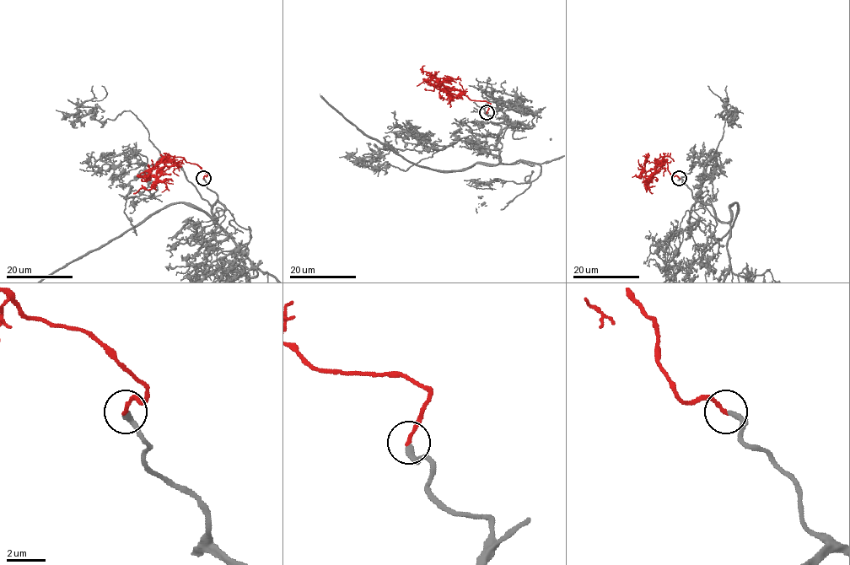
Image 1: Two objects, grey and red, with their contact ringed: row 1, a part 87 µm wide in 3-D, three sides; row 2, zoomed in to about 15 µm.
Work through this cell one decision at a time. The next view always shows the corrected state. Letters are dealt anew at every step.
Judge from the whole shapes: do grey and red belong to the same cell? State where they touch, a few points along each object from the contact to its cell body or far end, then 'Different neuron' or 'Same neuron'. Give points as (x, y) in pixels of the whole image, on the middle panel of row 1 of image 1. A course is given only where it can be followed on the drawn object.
Place: (486, 112). Course of red: (486, 113), (489, 103), (470, 100), (463, 94), (452, 96), (430, 83), (432, 74), (438, 78), (459, 76). Same neuron

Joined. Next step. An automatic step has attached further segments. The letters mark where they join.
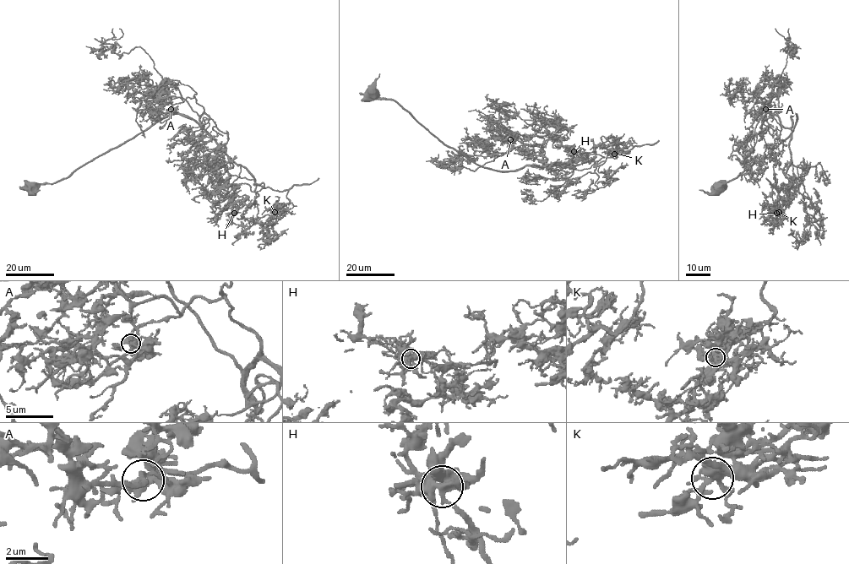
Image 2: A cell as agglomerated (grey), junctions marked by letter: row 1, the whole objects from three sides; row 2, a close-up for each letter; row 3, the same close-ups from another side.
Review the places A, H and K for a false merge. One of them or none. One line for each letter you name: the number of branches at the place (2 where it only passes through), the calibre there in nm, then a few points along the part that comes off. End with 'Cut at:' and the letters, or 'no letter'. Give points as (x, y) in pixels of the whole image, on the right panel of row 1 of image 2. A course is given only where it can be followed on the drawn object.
Cut at: no letter

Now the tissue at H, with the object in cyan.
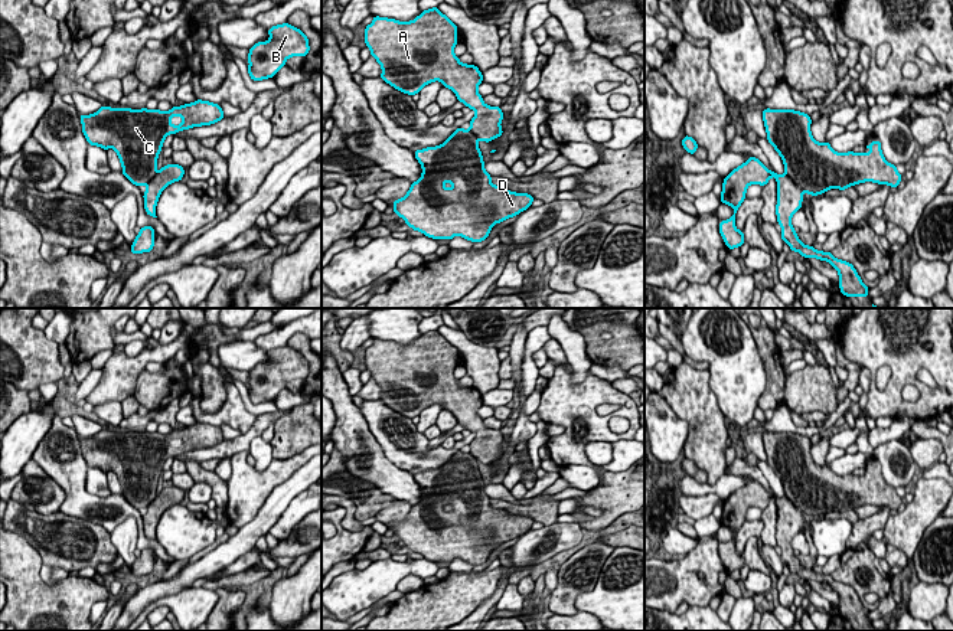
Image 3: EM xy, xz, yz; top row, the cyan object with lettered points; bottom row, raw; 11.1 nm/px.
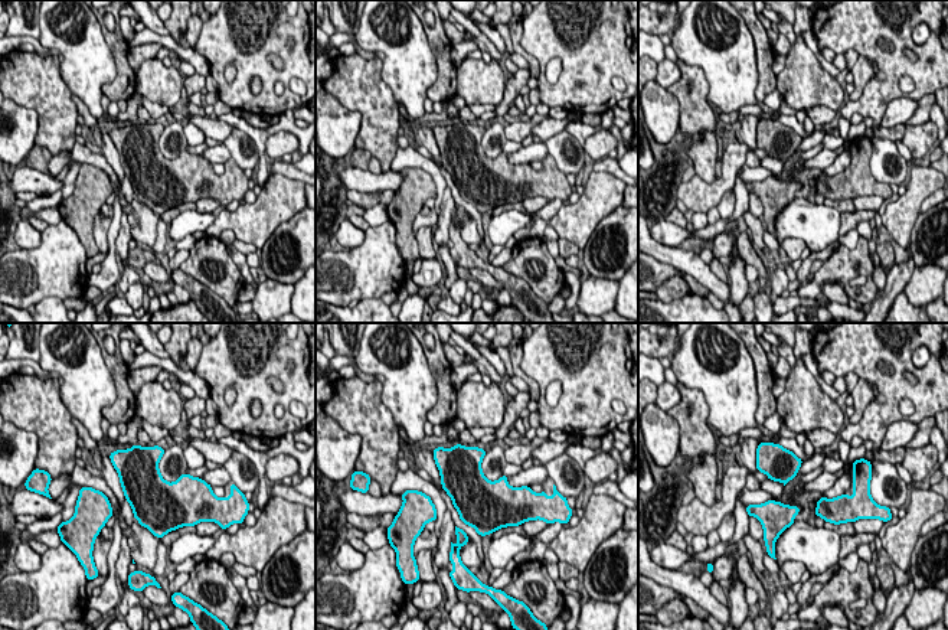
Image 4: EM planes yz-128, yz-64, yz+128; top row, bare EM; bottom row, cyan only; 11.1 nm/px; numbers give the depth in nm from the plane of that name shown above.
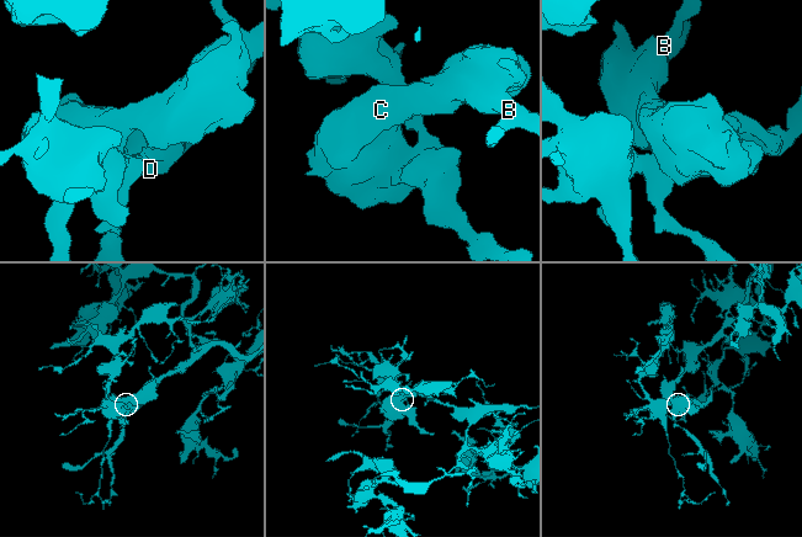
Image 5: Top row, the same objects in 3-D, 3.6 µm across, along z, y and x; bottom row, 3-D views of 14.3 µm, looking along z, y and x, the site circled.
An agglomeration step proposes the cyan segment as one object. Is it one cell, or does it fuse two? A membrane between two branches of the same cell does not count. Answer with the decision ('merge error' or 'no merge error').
no merge error

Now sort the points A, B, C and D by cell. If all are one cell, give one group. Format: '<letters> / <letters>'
A B C D

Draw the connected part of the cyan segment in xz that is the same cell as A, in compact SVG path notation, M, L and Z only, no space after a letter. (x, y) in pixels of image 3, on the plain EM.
M438 330L424 333L411 344L373 339L373 344L365 352L365 366L371 379L382 390L381 402L395 412L415 418L434 405L440 403L450 411L457 422L476 434L470 451L458 449L443 467L414 474L422 490L422 497L412 504L402 522L394 523L394 534L414 553L433 562L453 562L456 558L471 563L484 563L495 546L513 540L531 530L533 519L528 516L509 514L506 510L495 509L492 498L484 493L484 484L477 462L490 465L500 460L503 434L500 429L489 429L477 415L483 398L477 389L461 386L454 377L457 367L457 347L454 347Z

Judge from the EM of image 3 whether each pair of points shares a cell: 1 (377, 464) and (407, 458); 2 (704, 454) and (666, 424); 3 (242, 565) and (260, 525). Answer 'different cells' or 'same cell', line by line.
1: different cells
2: different cells
3: different cells

